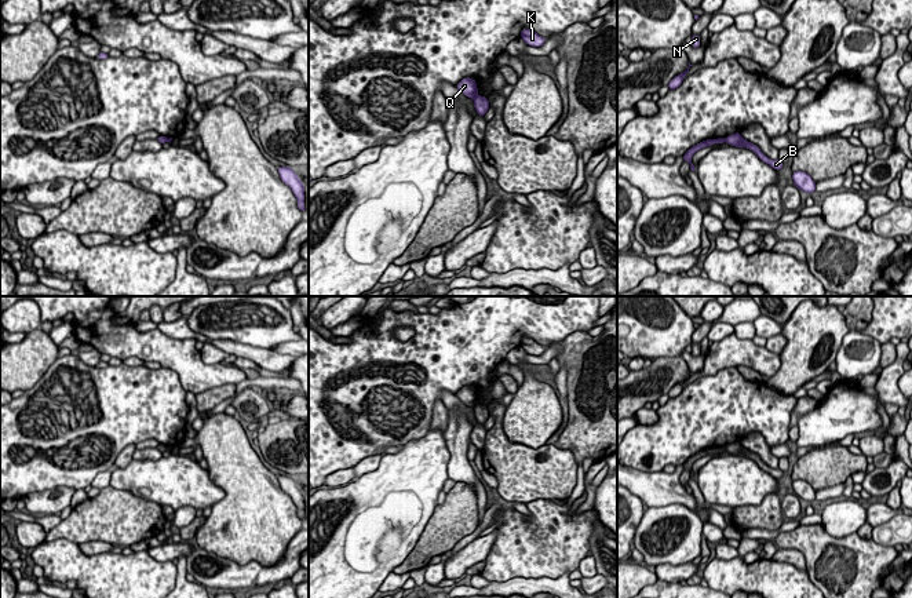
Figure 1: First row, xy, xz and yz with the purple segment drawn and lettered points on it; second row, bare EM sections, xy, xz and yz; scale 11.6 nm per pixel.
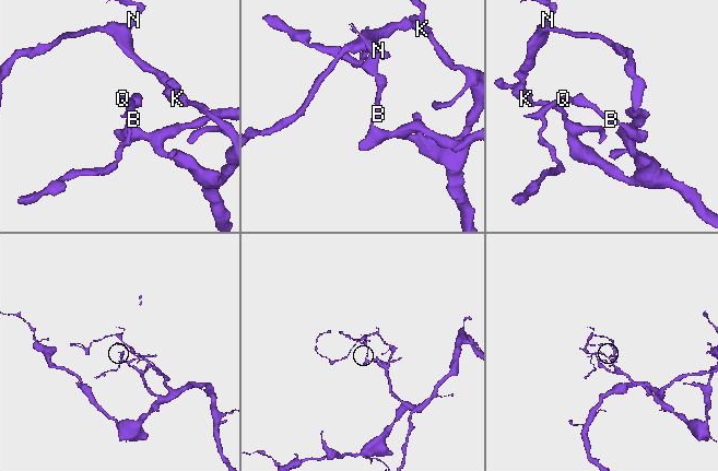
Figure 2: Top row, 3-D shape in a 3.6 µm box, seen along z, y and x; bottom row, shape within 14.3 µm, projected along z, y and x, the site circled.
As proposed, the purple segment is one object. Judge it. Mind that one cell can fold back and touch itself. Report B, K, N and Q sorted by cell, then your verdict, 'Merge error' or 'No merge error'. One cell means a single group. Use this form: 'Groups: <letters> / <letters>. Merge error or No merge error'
Groups: B K N / Q. Merge error

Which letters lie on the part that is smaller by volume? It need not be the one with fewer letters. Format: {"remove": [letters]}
{"remove": ["Q"]}

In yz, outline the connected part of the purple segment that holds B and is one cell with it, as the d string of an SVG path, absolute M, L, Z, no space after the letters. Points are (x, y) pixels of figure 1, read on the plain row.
M740 441L729 444L725 448L725 451L727 451L730 455L747 456L747 457L752 459L763 471L769 473L770 475L773 475L777 480L780 480L784 474L784 471L781 471L780 468L770 468L767 464L765 464L762 462L762 459L756 453L744 448Z

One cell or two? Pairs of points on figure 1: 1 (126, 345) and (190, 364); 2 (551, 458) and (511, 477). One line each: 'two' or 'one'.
1: one
2: one

